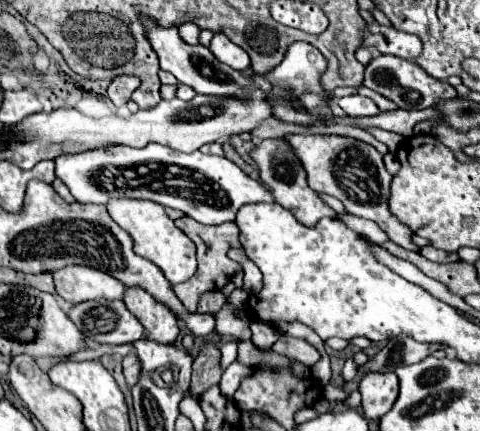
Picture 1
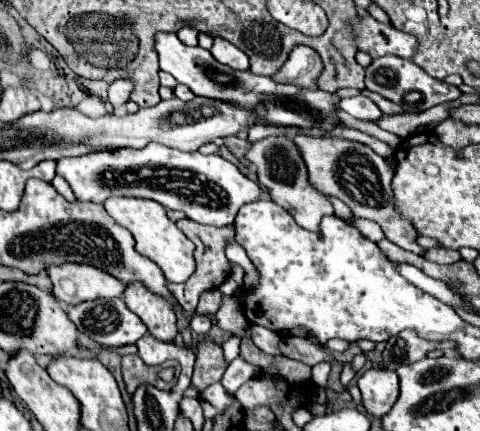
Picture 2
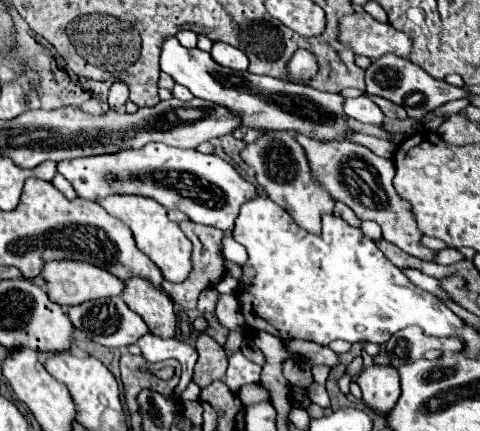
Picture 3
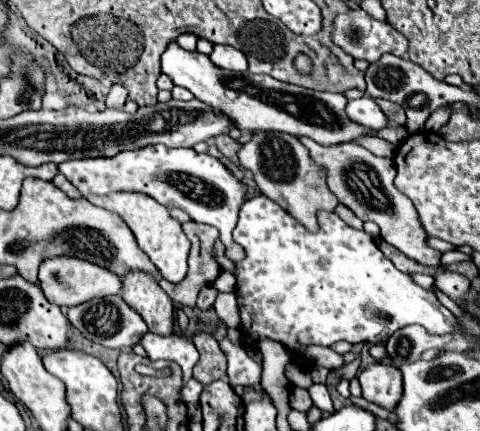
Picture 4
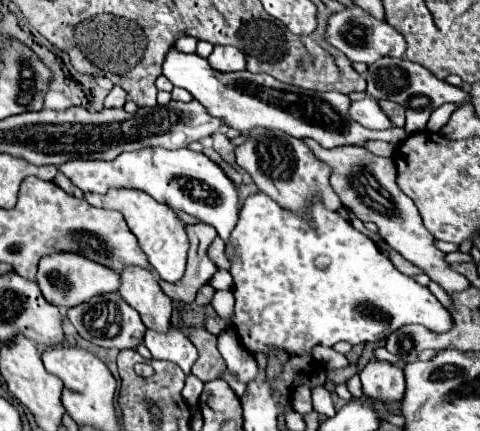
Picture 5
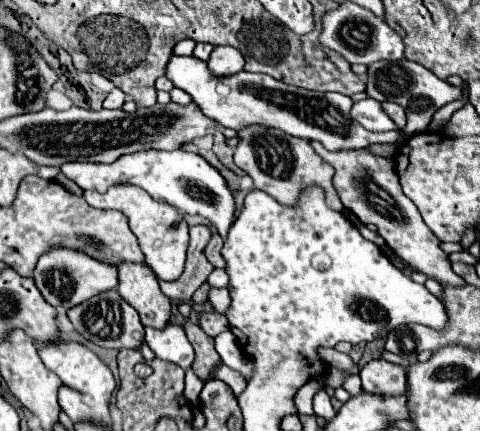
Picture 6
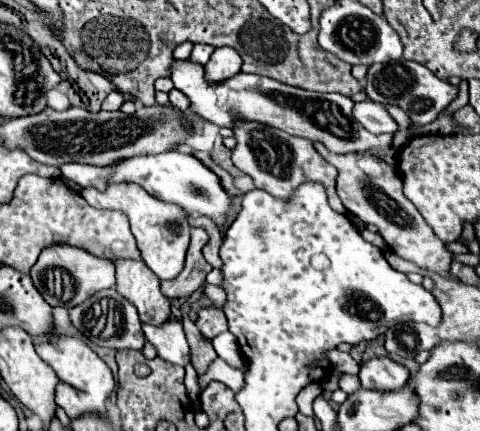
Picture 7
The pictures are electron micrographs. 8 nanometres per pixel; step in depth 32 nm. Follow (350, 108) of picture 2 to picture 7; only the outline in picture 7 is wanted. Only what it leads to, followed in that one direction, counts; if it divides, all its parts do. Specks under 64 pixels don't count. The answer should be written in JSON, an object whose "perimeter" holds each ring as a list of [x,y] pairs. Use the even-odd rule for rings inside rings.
{"perimeter":[[[364,100],[354,104],[352,116],[372,134],[382,134],[382,132],[396,132],[398,124],[390,118],[386,112],[384,104],[374,102],[374,100]]]}

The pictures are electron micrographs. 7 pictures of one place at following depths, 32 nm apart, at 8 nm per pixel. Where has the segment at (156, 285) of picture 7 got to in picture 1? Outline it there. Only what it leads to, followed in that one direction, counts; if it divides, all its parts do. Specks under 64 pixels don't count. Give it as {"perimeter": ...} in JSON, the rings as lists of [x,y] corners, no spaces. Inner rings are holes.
{"perimeter":[[[128,288],[124,296],[126,308],[144,326],[144,336],[158,344],[174,344],[178,338],[176,316],[160,302],[150,298],[142,288]]]}

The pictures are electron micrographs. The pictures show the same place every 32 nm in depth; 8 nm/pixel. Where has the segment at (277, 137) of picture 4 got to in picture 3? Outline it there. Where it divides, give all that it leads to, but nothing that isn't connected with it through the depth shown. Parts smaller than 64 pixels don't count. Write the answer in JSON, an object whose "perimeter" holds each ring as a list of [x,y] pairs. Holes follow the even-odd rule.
{"perimeter":[[[288,132],[264,134],[242,150],[242,160],[256,170],[256,182],[264,188],[268,198],[282,206],[298,226],[314,234],[320,232],[320,218],[322,214],[332,214],[334,200],[312,180],[304,150],[298,148],[296,140]]]}

